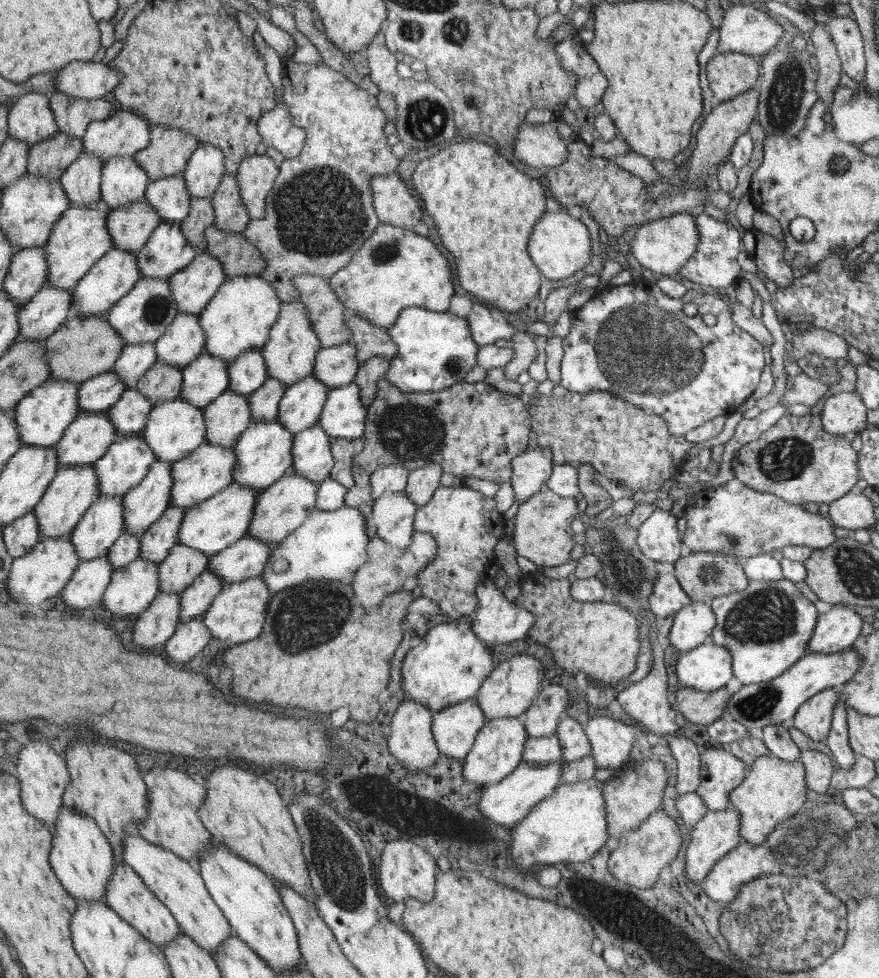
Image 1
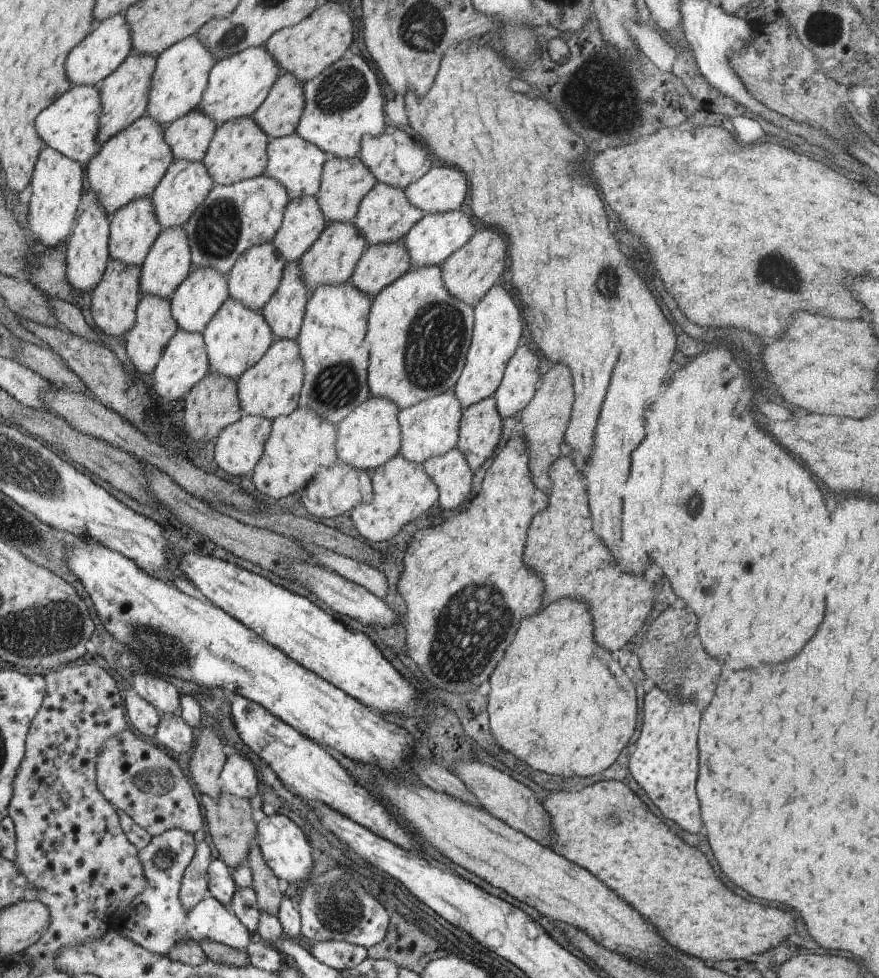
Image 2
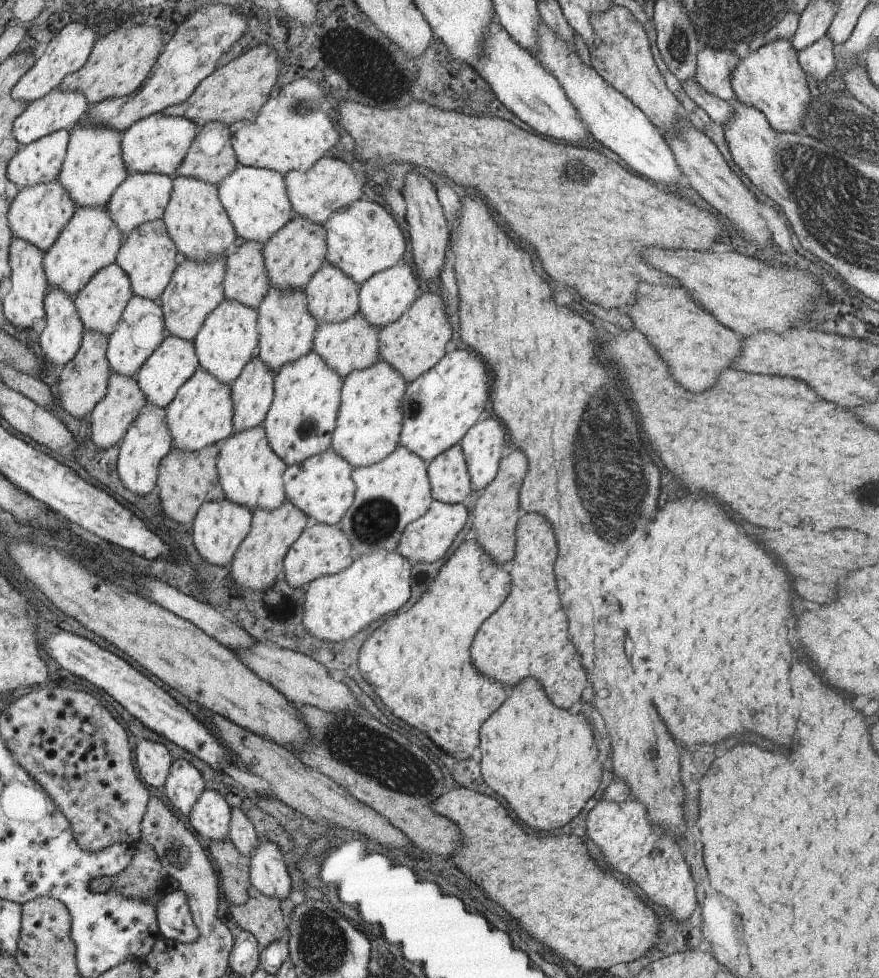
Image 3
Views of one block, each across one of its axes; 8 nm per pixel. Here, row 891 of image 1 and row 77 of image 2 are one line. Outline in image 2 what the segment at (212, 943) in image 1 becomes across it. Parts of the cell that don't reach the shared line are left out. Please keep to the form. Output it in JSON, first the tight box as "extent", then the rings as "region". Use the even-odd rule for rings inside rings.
{"extent":[144,34,217,126],"region":[[[194,34],[177,42],[157,56],[157,70],[154,73],[149,108],[144,116],[157,119],[162,126],[177,121],[201,104],[206,89],[209,88],[209,74],[217,64],[217,55],[205,42]]]}

